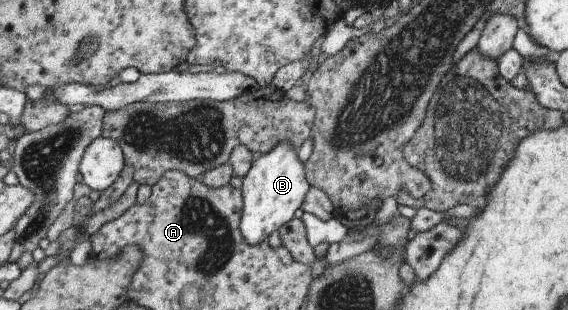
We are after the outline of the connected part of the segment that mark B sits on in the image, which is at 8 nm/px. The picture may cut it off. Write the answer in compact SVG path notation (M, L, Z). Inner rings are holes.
M278 140L272 146L272 149L251 162L240 187L242 212L239 231L248 245L252 246L257 246L263 240L267 241L268 233L279 229L293 217L310 186L306 180L304 163L297 157L291 143Z

